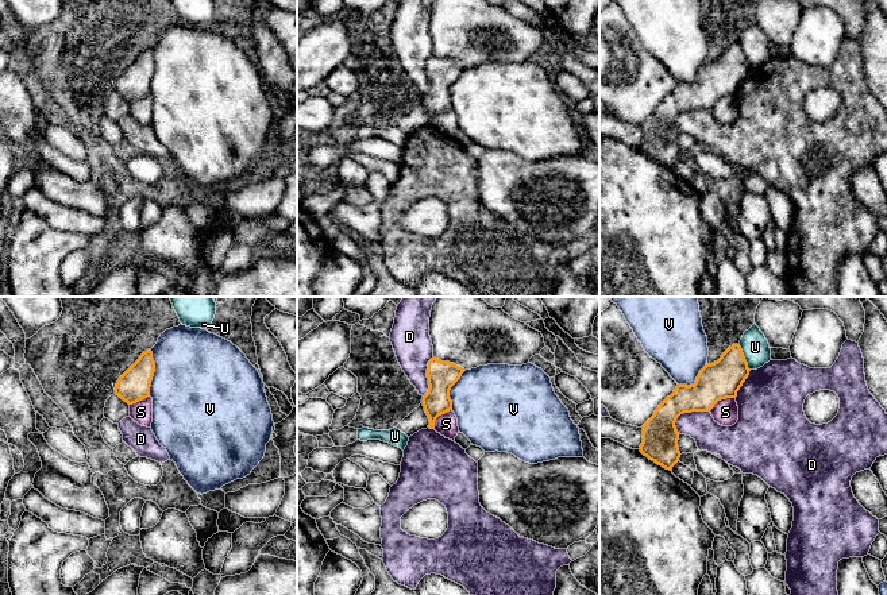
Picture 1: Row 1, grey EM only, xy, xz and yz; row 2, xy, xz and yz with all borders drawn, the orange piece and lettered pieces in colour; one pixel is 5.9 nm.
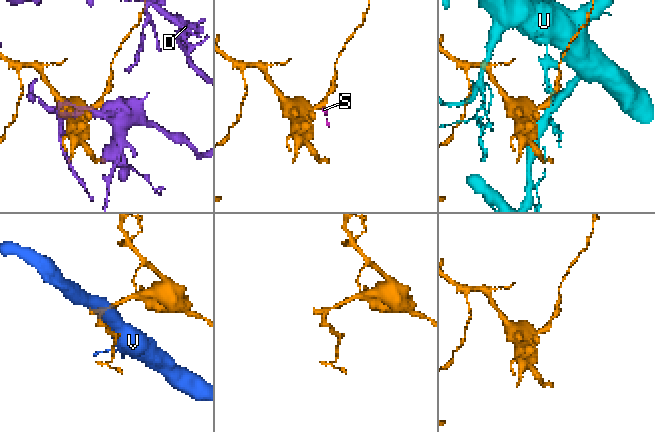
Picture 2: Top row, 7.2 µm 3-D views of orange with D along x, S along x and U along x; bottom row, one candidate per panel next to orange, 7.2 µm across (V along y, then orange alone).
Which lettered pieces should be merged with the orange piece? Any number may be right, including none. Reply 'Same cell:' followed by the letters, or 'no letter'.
Same cell: no letter

